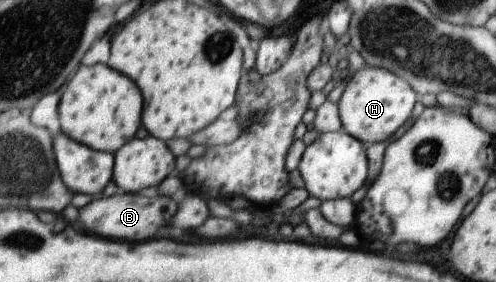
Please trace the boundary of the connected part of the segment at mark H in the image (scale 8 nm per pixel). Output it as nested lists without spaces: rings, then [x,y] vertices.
[[[367,65],[346,79],[343,92],[336,103],[343,132],[348,132],[368,145],[385,141],[407,121],[415,103],[415,93],[406,80],[393,75],[389,70]]]

